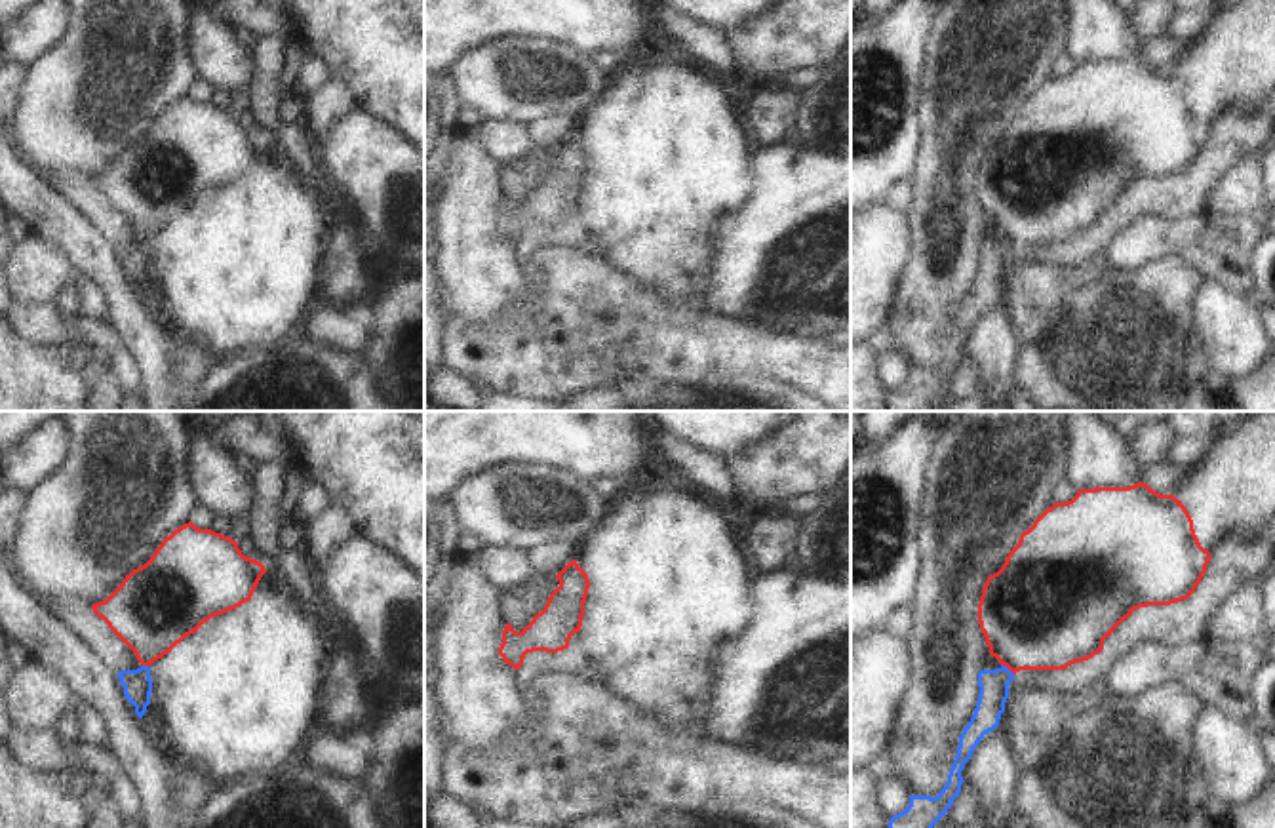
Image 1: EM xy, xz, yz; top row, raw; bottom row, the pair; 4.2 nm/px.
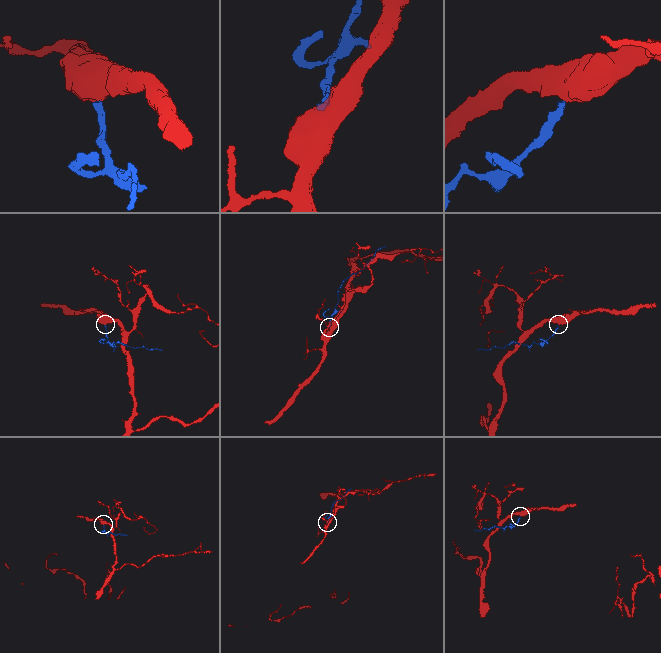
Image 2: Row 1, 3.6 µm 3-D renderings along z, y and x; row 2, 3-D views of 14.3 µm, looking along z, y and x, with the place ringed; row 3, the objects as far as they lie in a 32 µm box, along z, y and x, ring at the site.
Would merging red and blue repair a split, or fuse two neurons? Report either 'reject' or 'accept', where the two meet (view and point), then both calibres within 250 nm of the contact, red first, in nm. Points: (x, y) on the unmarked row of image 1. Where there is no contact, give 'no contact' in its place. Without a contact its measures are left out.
reject | yz (1007, 240) | 460/130 nm

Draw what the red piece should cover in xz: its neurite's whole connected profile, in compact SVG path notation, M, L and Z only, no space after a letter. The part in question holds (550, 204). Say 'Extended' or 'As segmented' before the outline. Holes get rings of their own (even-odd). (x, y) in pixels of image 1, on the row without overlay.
As segmented. M577 133L569 135L558 148L559 160L550 168L544 183L516 206L508 196L502 204L499 228L506 238L520 244L527 227L558 227L569 221L575 206L580 206L584 175L590 154Z

